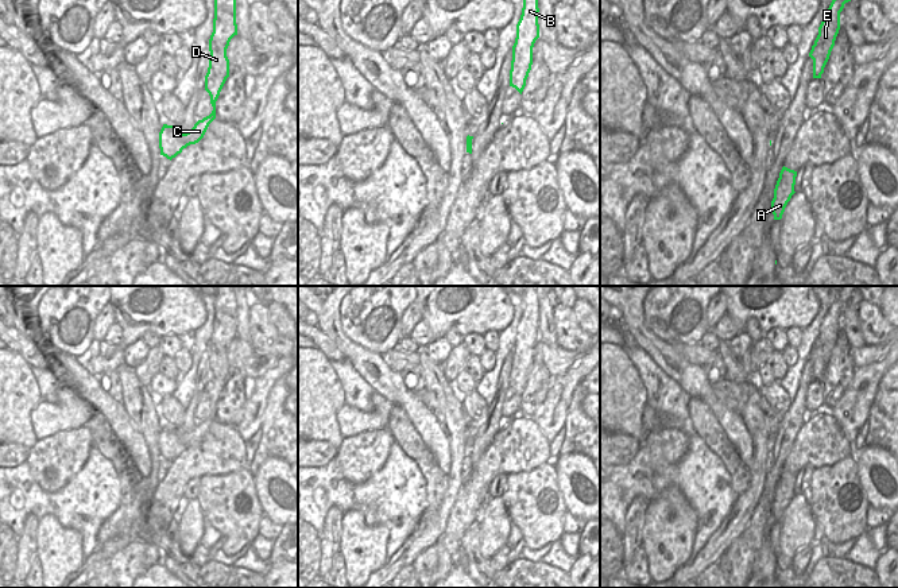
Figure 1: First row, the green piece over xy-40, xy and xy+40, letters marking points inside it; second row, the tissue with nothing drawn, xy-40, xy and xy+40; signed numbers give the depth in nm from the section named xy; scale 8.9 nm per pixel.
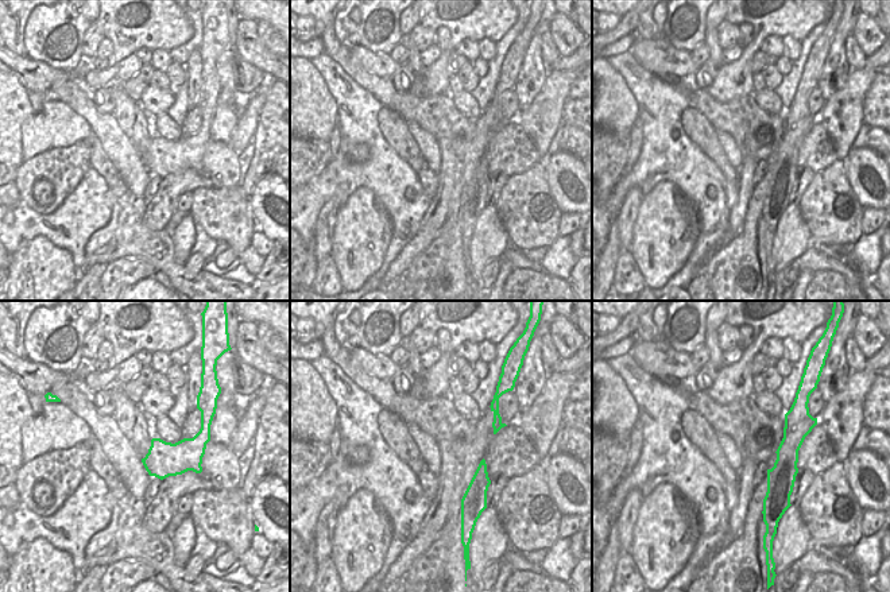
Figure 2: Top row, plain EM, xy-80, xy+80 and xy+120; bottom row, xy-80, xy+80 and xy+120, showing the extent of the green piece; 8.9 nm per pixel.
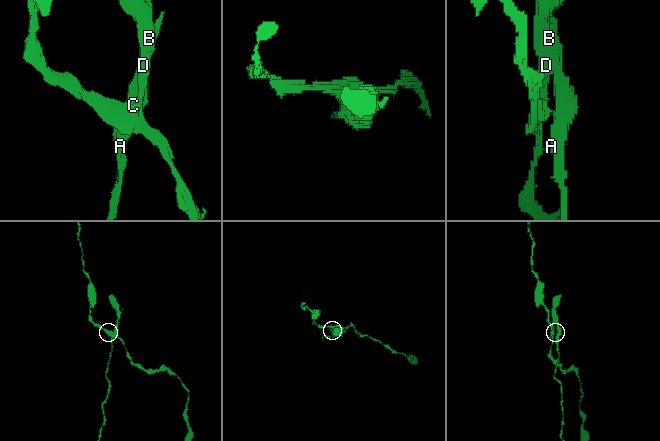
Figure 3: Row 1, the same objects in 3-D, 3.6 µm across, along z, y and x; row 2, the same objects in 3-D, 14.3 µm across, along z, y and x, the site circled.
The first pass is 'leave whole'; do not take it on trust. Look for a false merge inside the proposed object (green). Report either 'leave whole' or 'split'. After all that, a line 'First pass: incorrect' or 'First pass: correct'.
split
First pass: incorrect

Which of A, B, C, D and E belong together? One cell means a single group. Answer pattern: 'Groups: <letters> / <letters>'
Groups: A / B C D E

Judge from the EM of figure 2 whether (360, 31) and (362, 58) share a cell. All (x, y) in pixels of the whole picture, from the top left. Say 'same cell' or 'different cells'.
different cells

